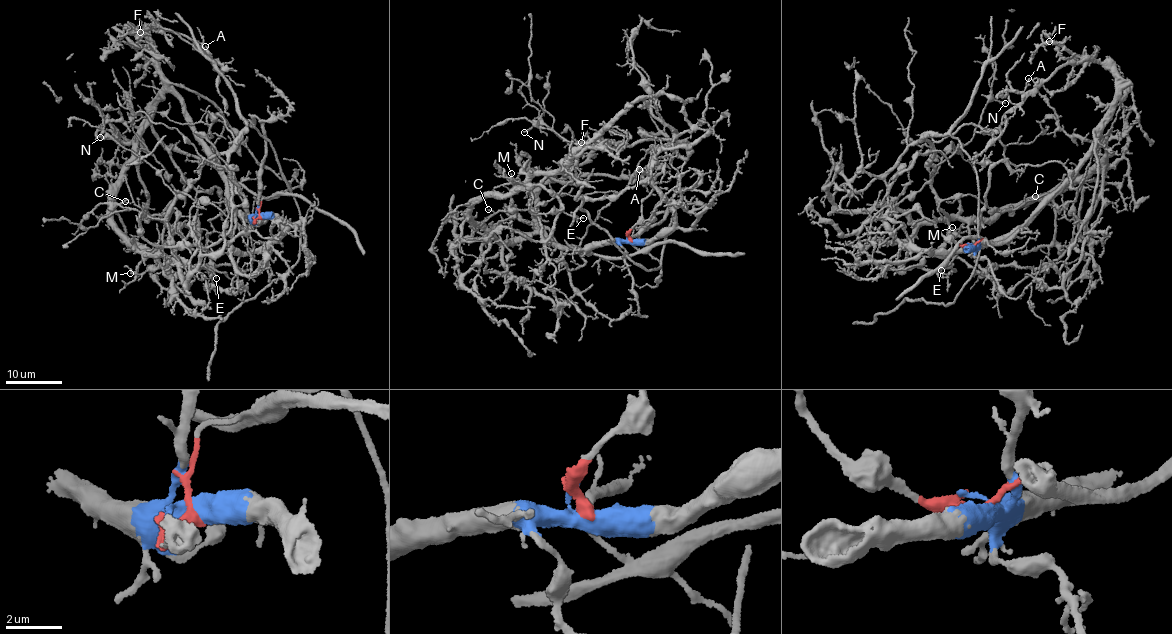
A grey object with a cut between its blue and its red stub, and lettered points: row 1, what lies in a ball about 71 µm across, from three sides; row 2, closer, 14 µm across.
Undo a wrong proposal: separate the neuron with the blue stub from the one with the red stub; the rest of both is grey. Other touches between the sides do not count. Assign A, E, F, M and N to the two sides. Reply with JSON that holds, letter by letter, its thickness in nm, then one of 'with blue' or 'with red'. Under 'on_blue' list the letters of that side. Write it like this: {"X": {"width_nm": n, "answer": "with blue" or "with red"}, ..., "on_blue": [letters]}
{"A": {"width_nm": 160, "answer": "with blue"}, "E": {"width_nm": 80, "answer": "with red"}, "F": {"width_nm": 150, "answer": "with blue"}, "M": {"width_nm": 80, "answer": "with red"}, "N": {"width_nm": 90, "answer": "with red"}, "on_blue": ["A", "F"]}

